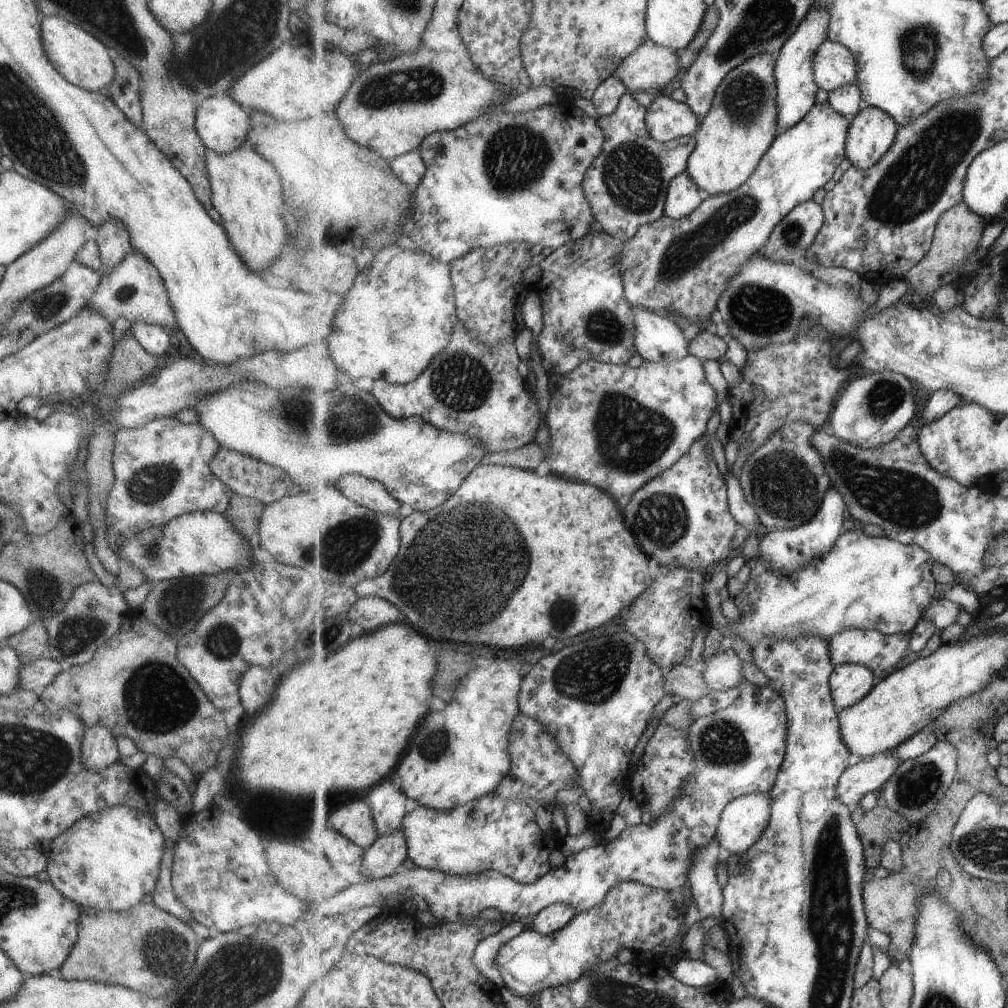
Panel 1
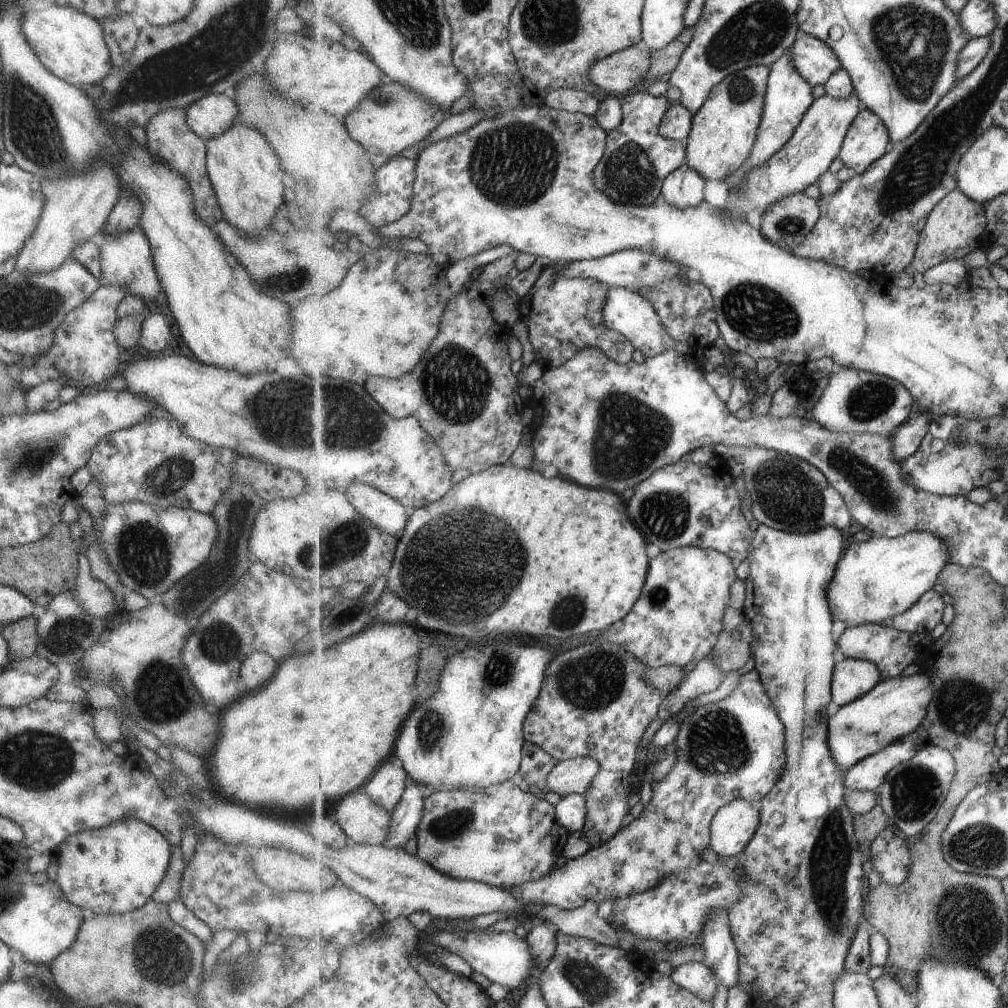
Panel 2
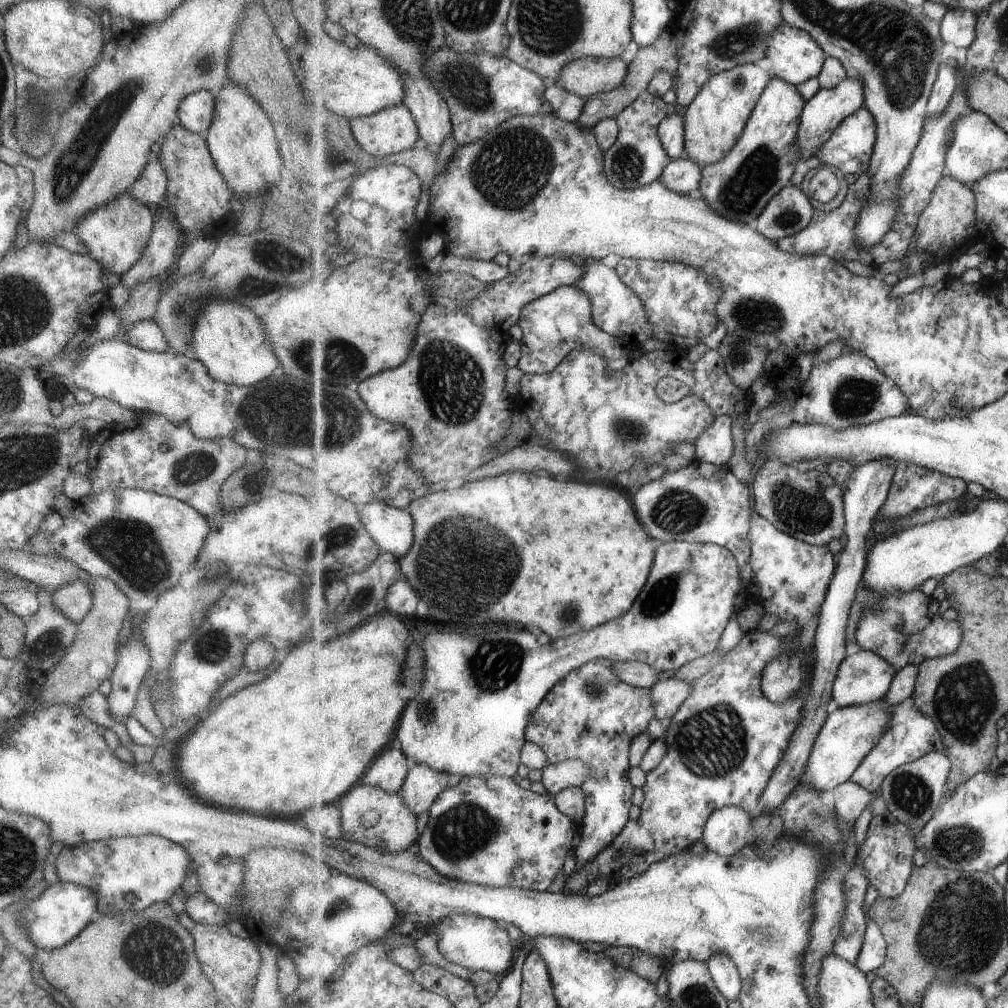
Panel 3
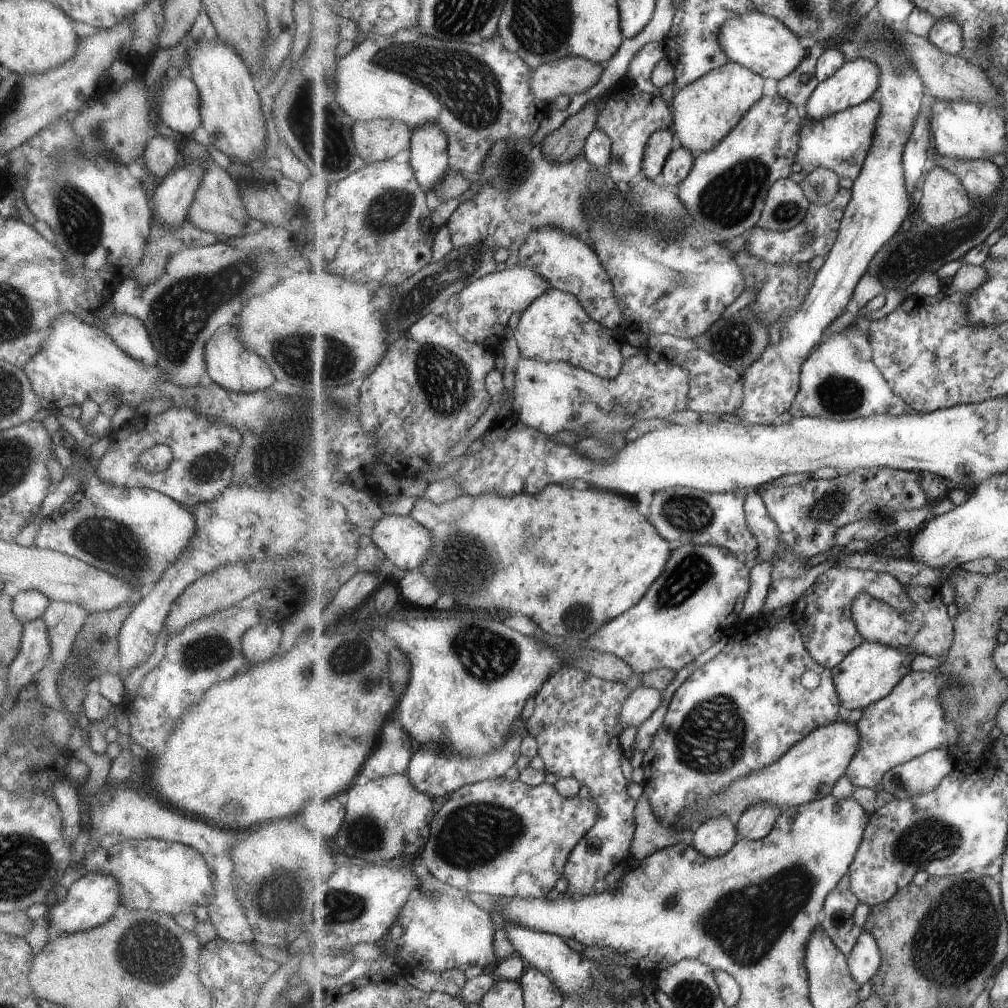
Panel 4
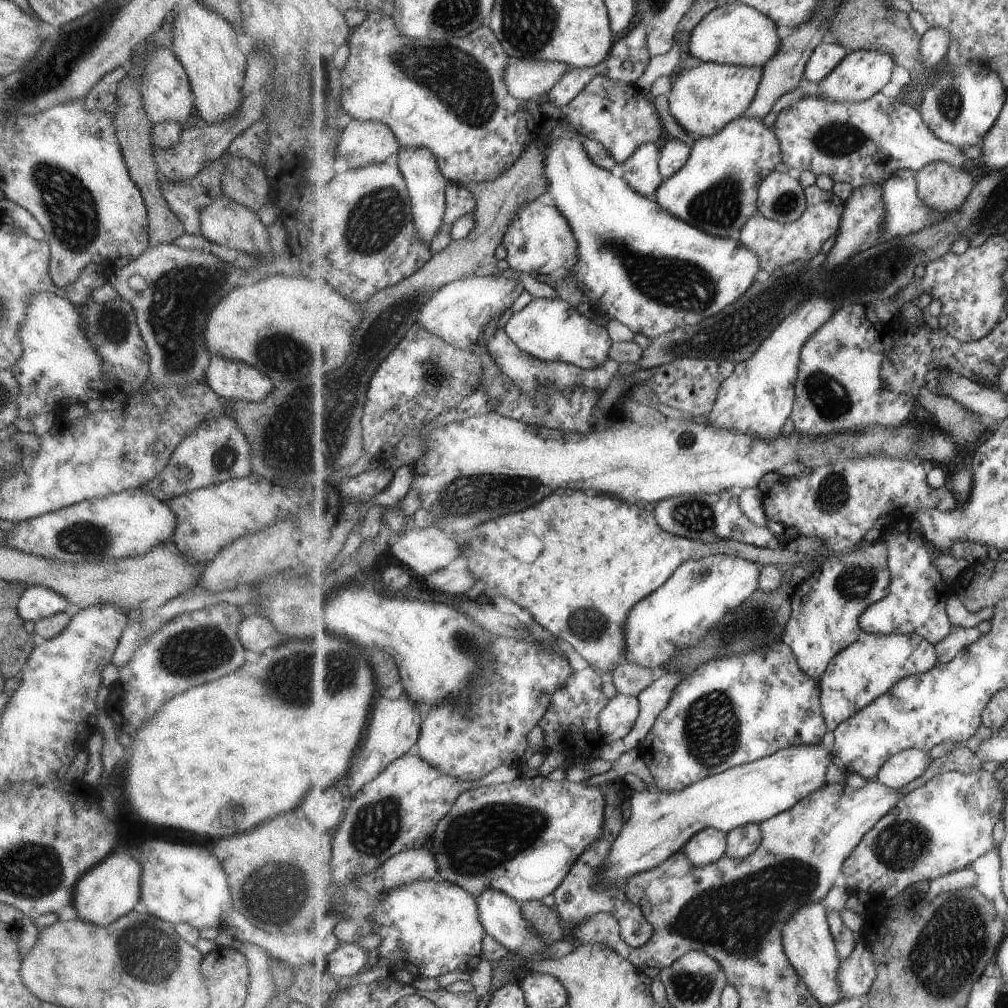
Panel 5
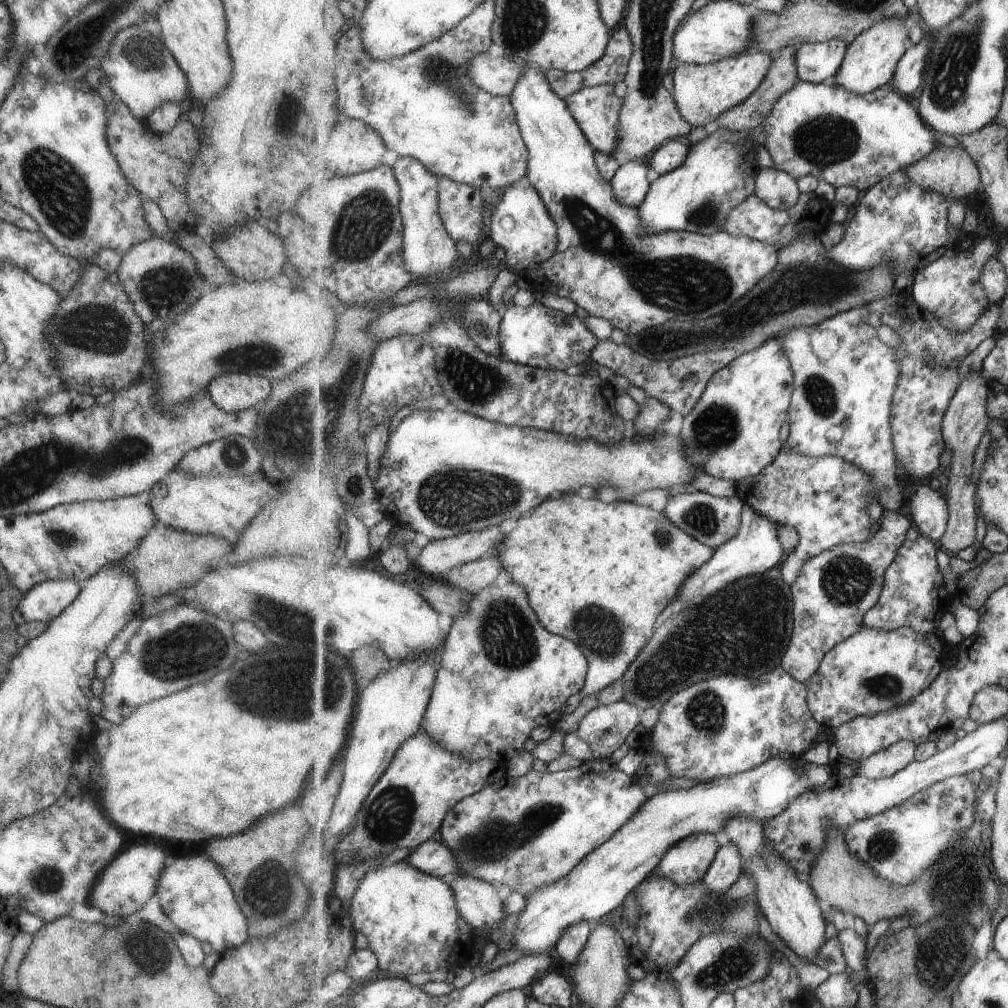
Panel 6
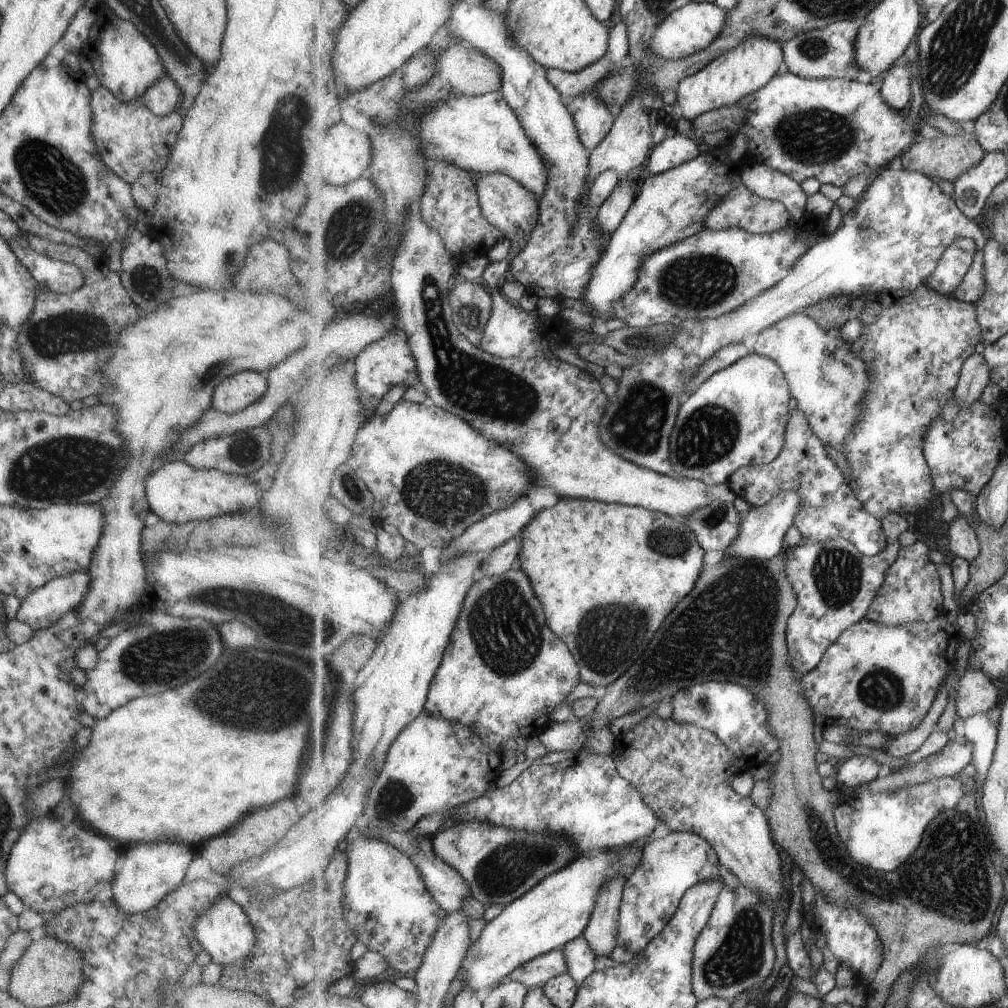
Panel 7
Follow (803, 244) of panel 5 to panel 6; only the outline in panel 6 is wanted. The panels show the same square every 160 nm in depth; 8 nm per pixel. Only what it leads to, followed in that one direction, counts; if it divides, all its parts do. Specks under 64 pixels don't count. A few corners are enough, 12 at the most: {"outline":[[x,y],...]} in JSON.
{"outline":[[815,192],[792,210],[777,210],[756,195],[735,206],[723,231],[793,244],[802,217],[822,207]]}

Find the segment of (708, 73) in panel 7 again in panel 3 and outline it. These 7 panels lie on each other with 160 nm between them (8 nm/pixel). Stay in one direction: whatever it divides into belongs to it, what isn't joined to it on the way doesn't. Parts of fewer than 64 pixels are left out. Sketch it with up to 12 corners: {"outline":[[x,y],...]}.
{"outline":[[755,63],[711,78],[683,108],[683,157],[721,162],[771,79]]}

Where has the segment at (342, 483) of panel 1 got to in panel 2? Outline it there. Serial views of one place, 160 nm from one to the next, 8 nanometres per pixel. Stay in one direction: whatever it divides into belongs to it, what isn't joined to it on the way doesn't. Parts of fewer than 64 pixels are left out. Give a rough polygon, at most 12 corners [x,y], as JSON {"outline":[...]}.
{"outline":[[367,483],[351,485],[351,504],[384,533],[404,536],[411,511]]}

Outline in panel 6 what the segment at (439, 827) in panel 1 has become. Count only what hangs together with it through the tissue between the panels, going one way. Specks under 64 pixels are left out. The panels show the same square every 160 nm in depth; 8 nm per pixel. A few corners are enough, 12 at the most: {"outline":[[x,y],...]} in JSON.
{"outline":[[612,760],[504,777],[438,838],[531,894],[647,802]]}

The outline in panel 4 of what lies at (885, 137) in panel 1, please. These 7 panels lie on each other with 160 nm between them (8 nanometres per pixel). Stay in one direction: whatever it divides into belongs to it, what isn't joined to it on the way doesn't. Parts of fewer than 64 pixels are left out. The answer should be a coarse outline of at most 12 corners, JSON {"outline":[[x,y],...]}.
{"outline":[[871,98],[820,121],[804,117],[797,162],[854,181],[881,103]]}

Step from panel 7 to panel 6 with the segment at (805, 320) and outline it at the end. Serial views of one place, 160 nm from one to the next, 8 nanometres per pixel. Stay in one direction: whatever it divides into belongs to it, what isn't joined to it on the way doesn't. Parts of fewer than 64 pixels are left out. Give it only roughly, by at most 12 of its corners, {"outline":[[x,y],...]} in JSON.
{"outline":[[861,306],[779,340],[789,446],[871,474],[898,511],[901,374]]}

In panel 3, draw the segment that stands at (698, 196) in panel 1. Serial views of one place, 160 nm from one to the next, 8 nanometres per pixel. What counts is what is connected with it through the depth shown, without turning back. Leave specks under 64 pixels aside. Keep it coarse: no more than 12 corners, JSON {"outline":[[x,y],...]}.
{"outline":[[681,157],[671,161],[660,181],[680,195],[702,186],[702,167]]}

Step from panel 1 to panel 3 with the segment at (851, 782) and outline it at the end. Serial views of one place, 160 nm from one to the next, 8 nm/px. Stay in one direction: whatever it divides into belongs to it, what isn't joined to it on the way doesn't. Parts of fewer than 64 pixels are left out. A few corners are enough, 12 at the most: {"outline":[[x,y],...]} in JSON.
{"outline":[[915,705],[894,706],[890,729],[850,780],[878,794],[893,770],[943,750]]}

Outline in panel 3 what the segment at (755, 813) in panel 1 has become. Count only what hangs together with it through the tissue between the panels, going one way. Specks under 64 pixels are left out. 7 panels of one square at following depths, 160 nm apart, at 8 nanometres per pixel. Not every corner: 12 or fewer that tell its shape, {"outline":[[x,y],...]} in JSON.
{"outline":[[716,810],[703,833],[708,850],[735,856],[748,844],[753,815]]}

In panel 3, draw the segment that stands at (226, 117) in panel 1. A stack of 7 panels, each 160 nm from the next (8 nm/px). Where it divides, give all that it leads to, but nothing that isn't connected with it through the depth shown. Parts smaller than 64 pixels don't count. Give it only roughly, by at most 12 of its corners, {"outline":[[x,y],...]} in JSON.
{"outline":[[214,91],[183,97],[178,124],[204,137],[213,118]]}

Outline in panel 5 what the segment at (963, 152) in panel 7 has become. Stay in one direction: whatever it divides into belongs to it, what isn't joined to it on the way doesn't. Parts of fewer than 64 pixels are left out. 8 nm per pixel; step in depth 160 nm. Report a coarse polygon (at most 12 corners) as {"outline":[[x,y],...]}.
{"outline":[[944,162],[918,170],[918,193],[938,215],[963,206],[976,181]]}

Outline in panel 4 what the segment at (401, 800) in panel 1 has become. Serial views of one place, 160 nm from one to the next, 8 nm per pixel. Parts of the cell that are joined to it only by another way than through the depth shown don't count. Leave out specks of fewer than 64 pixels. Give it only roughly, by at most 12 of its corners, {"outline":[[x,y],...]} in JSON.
{"outline":[[396,716],[383,725],[361,780],[406,773],[419,743]]}

